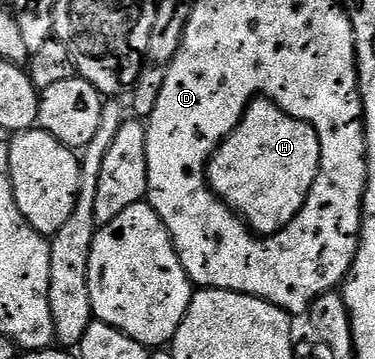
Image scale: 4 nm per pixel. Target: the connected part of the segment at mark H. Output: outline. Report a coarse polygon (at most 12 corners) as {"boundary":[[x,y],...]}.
{"boundary":[[255,99],[206,166],[210,190],[268,237],[300,215],[320,139]]}

